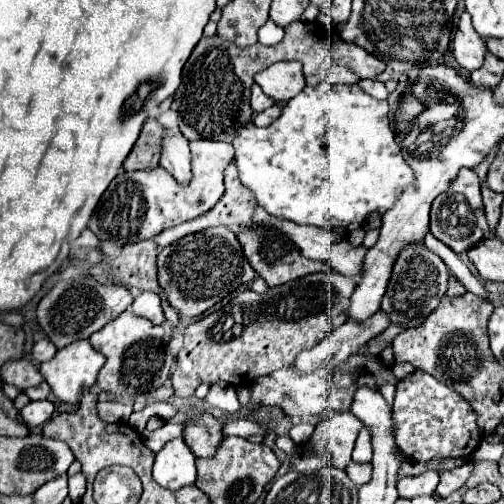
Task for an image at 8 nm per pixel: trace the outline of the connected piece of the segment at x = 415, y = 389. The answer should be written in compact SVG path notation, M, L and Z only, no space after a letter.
M415 371L411 377L397 385L393 399L393 417L397 423L395 443L405 459L431 461L431 459L467 459L479 445L481 433L477 429L477 415L471 411L469 403L455 393L451 387L443 385L435 377Z

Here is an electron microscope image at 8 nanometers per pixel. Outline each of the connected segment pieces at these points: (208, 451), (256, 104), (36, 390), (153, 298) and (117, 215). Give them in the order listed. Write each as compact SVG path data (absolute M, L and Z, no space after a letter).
M195 415L191 421L185 423L185 443L199 459L209 459L215 455L217 447L221 445L223 423L211 415Z
M255 83L255 85L253 85L253 93L251 93L251 107L253 107L253 111L259 113L259 111L263 111L263 109L267 109L267 107L271 107L271 105L275 105L275 101L273 101L271 97L267 97L267 95L261 91L261 87Z
M43 381L43 383L37 385L37 387L29 387L29 389L25 391L25 395L27 395L29 399L47 399L49 391L51 391L51 387Z
M155 293L137 295L131 303L131 311L139 317L153 321L155 325L161 325L165 321L165 315L163 315L163 309L161 309L161 303L159 303L159 295L155 295Z
M199 139L191 141L191 181L177 183L163 167L147 167L141 171L121 171L113 183L101 195L89 221L89 229L101 241L137 243L141 239L153 239L167 227L191 221L205 211L213 209L223 195L223 169L233 159L233 147L229 143Z

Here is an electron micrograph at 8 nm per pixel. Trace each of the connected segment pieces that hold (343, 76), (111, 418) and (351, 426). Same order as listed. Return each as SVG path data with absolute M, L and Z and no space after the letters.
M333 65L329 69L329 77L327 77L331 83L357 83L359 77L347 69L347 67L341 67L341 65Z
M101 399L97 403L97 413L107 423L127 423L131 411L133 411L131 403L117 403L117 401L107 401L107 399Z
M337 413L333 419L315 427L311 449L317 453L329 453L331 465L345 469L345 463L351 463L351 451L361 427L361 421L351 413Z

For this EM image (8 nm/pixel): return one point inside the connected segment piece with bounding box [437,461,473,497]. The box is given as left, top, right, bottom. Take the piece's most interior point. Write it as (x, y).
(452, 480)

